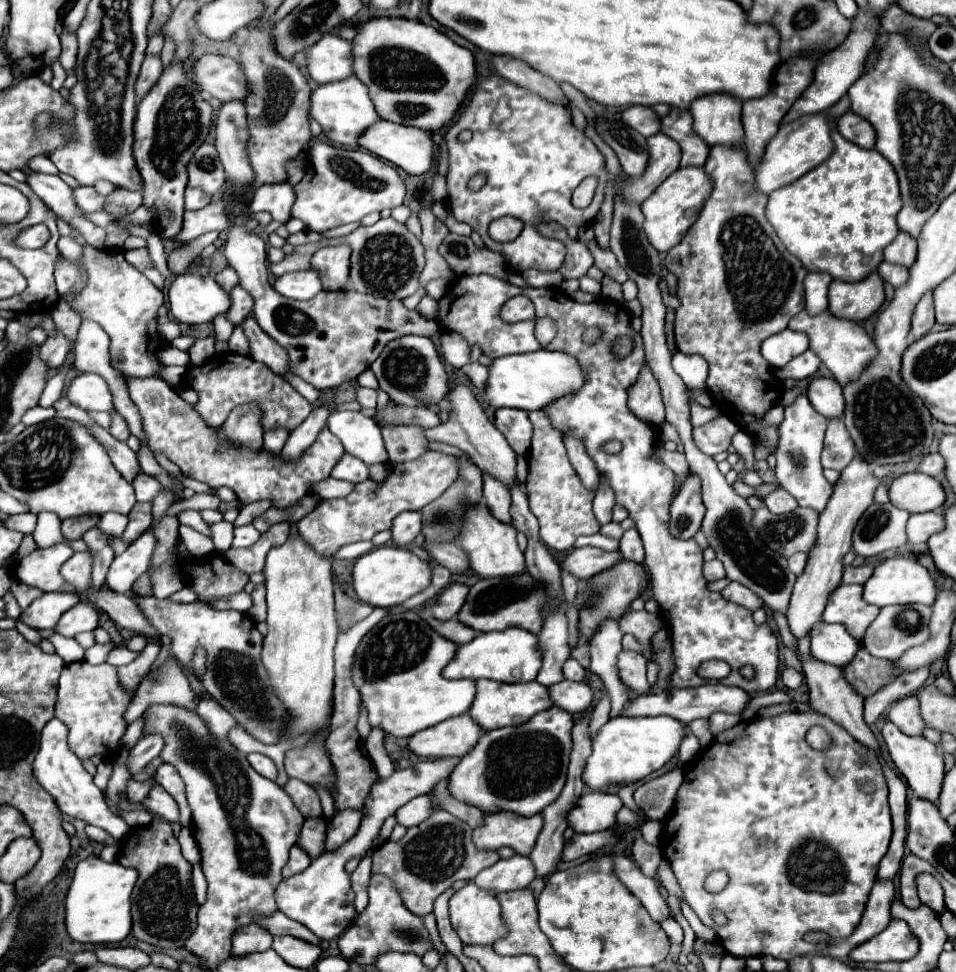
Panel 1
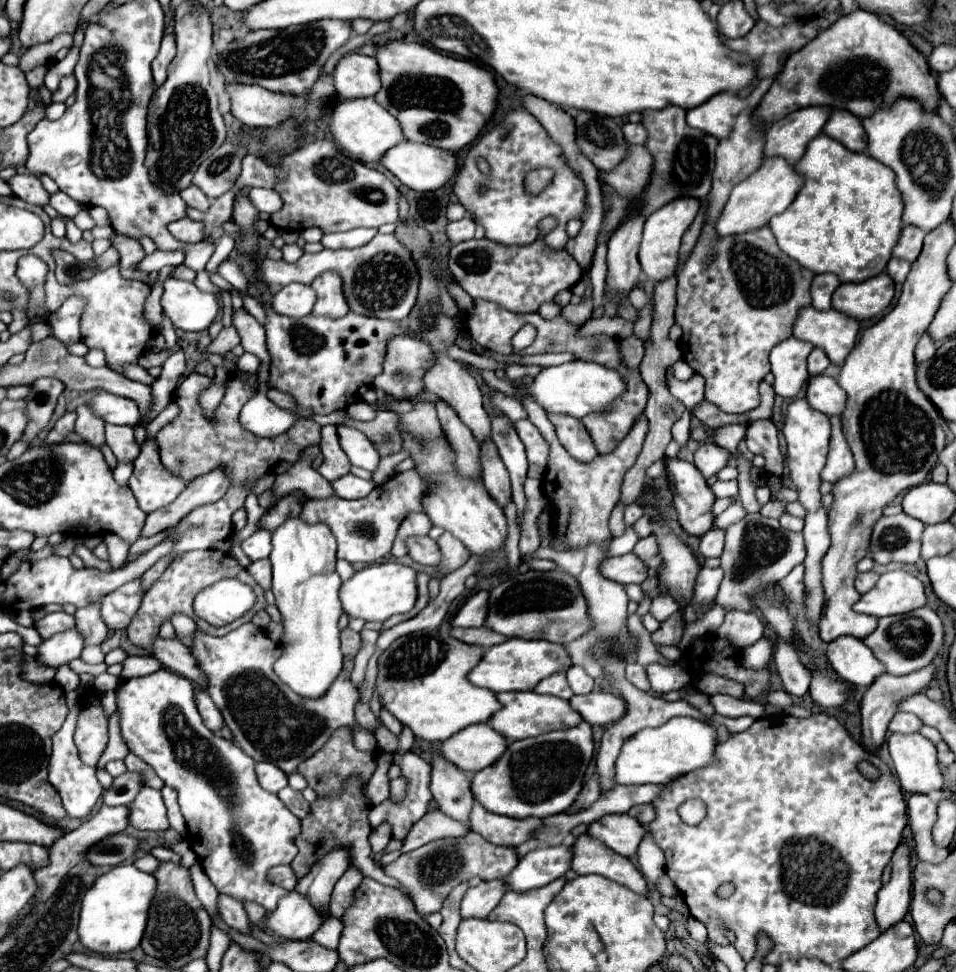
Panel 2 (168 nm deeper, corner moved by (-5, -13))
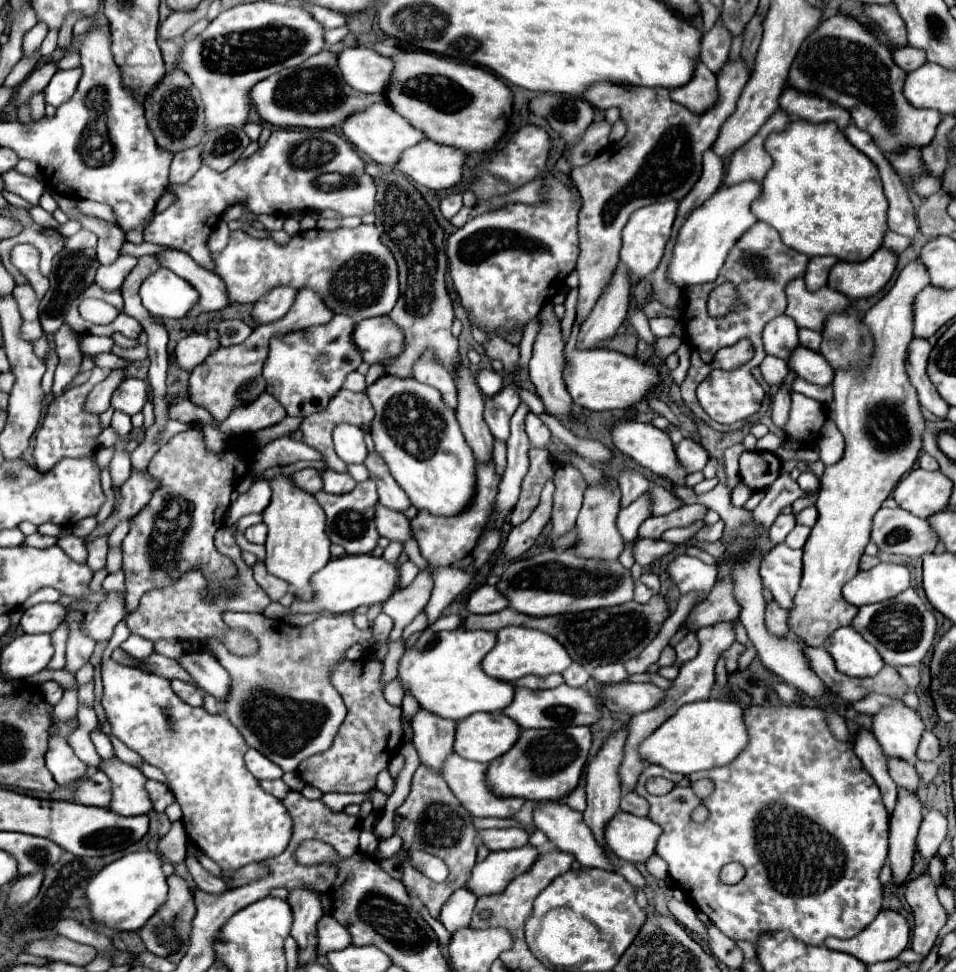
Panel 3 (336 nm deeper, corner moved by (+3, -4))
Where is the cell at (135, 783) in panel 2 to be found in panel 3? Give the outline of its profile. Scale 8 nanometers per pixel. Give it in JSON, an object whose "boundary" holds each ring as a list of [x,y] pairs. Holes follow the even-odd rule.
{"boundary":[[[91,771],[87,779],[77,783],[75,795],[77,795],[77,801],[83,805],[109,807],[111,783],[103,771]]]}

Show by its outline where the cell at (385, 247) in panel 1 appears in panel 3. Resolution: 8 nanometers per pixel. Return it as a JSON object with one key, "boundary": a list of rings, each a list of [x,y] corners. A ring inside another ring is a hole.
{"boundary":[[[359,225],[355,229],[337,229],[337,231],[303,231],[297,233],[289,245],[279,247],[273,239],[255,239],[245,231],[233,231],[229,245],[219,253],[213,255],[217,275],[225,281],[229,291],[231,303],[255,303],[261,295],[271,291],[277,285],[291,285],[295,289],[313,287],[327,307],[333,313],[345,313],[353,319],[367,319],[377,315],[389,315],[399,299],[399,275],[397,275],[397,261],[389,247],[385,247],[379,239],[375,225]]]}

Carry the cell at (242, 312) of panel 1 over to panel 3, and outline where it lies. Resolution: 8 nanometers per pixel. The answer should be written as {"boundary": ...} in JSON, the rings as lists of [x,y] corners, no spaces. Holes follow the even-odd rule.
{"boundary":[[[187,335],[175,347],[175,361],[181,369],[192,371],[207,355],[217,351],[221,345],[217,339],[207,335]]]}

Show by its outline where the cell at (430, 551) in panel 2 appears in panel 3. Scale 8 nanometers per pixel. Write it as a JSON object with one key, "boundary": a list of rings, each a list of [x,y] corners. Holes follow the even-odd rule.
{"boundary":[[[377,505],[375,509],[375,523],[377,523],[377,531],[381,533],[381,537],[387,537],[389,541],[397,541],[397,543],[407,543],[409,539],[413,539],[413,531],[411,531],[411,521],[397,511],[391,511],[383,505]]]}

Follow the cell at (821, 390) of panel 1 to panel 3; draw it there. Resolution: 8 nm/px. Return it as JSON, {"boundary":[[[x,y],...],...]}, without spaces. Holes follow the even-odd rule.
{"boundary":[[[797,347],[793,351],[791,361],[789,361],[789,369],[795,371],[797,377],[801,377],[817,387],[827,387],[833,381],[833,373],[835,373],[829,367],[829,363],[825,363],[821,353],[815,353],[805,347]]]}

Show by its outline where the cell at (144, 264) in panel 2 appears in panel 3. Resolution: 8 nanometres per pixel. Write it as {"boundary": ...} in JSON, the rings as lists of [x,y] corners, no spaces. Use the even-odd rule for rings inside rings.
{"boundary":[[[121,255],[113,265],[101,265],[101,269],[97,271],[97,285],[105,287],[105,289],[119,289],[121,283],[125,281],[125,275],[129,275],[129,271],[137,265],[135,255]]]}

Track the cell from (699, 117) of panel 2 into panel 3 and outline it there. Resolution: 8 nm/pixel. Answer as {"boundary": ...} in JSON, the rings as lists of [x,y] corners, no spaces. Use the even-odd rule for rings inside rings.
{"boundary":[[[699,63],[693,79],[683,87],[673,89],[671,99],[683,103],[683,107],[693,113],[705,113],[713,101],[717,101],[717,79],[703,63]]]}

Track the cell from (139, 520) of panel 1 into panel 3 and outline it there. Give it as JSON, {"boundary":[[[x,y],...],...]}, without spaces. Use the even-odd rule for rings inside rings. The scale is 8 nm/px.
{"boundary":[[[125,519],[125,523],[119,523],[119,525],[113,529],[111,537],[109,537],[109,545],[120,545],[121,541],[125,539],[125,535],[129,533],[129,527],[131,527],[129,519]]]}

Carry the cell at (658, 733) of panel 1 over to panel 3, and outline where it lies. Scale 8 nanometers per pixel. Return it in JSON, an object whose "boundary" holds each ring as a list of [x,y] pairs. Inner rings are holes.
{"boundary":[[[695,701],[679,707],[661,727],[641,741],[639,753],[645,765],[659,765],[671,773],[689,775],[703,769],[713,769],[731,763],[747,745],[747,731],[743,725],[743,709],[735,701]]]}

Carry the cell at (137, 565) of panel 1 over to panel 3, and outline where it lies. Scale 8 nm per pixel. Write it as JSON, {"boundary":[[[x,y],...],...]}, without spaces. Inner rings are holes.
{"boundary":[[[111,591],[105,593],[105,599],[97,605],[95,611],[85,615],[83,633],[95,641],[107,641],[113,635],[113,629],[127,615],[125,611],[125,593]]]}

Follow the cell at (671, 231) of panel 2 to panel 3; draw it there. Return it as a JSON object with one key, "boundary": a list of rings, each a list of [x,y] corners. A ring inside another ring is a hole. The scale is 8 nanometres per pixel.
{"boundary":[[[679,201],[655,203],[655,205],[649,205],[649,207],[641,207],[631,215],[629,223],[623,229],[623,245],[621,245],[621,263],[631,273],[635,273],[639,277],[647,277],[647,275],[651,275],[655,271],[655,267],[659,265],[659,261],[663,257],[665,243],[667,243],[667,239],[671,235],[677,205],[679,205]]]}

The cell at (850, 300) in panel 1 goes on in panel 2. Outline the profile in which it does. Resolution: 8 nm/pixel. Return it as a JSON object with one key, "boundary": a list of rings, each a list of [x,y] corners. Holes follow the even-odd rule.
{"boundary":[[[881,272],[859,284],[841,284],[833,292],[833,308],[857,320],[881,314],[893,300],[895,282],[887,272]]]}

